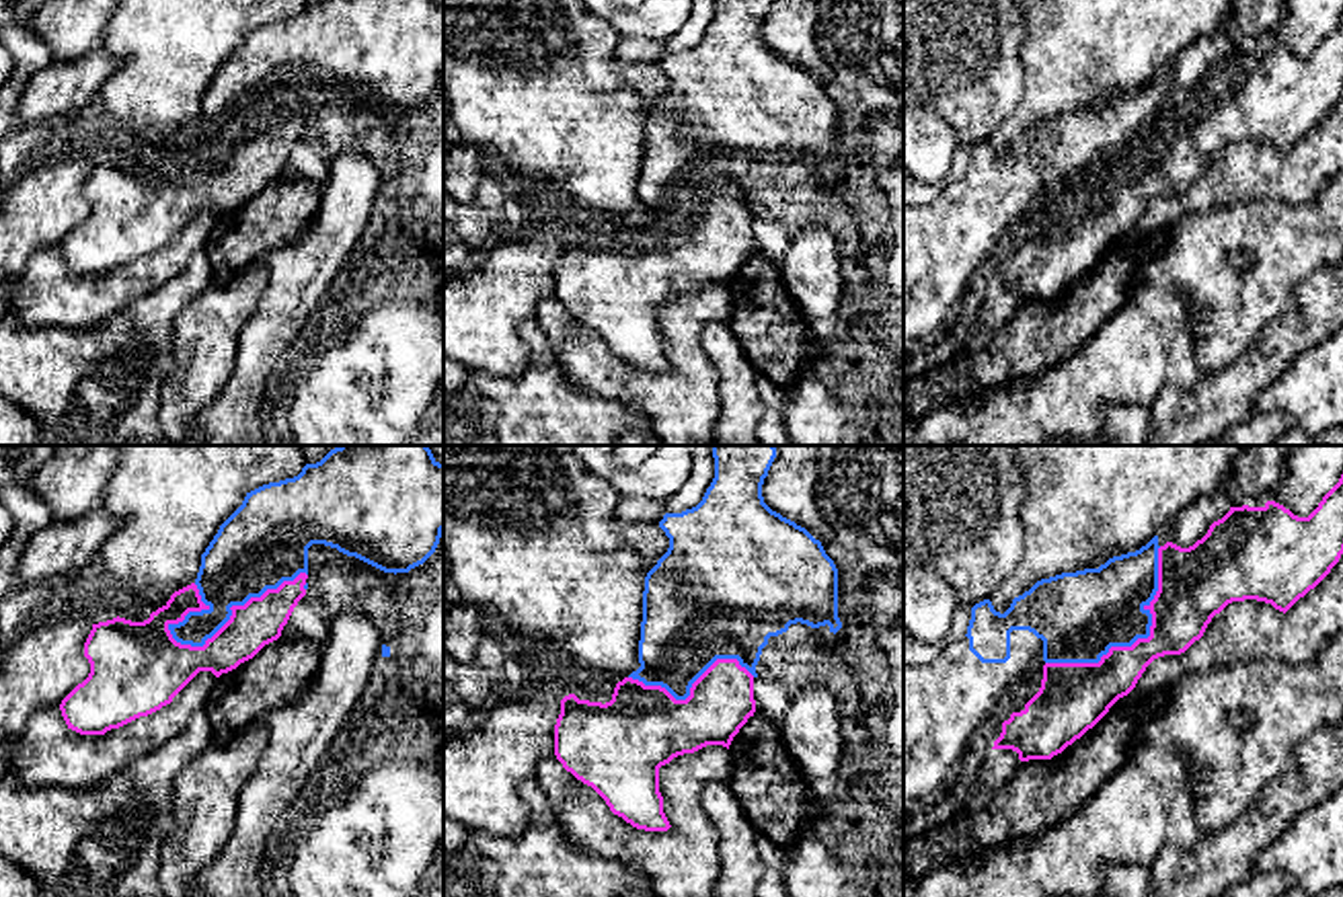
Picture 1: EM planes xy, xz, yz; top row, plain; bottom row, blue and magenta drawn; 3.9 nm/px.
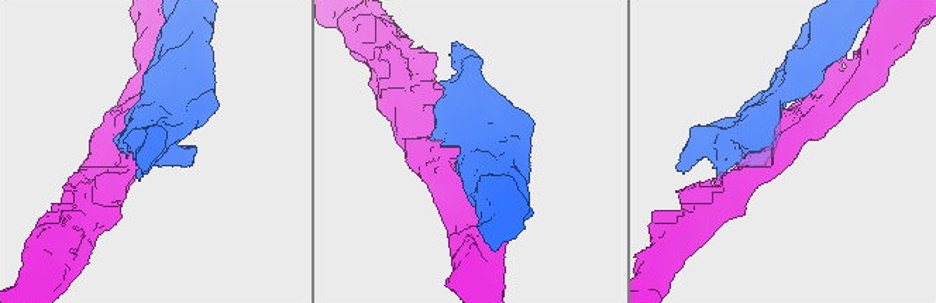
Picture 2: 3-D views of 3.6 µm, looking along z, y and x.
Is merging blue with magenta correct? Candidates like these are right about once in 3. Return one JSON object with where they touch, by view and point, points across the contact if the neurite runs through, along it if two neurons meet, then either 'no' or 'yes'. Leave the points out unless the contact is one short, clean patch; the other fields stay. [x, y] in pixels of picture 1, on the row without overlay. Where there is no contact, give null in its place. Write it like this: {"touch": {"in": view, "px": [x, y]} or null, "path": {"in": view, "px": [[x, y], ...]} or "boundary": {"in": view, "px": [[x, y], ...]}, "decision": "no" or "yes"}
{"touch": {"in": "xy", "px": [231, 146]}, "decision": "no"}

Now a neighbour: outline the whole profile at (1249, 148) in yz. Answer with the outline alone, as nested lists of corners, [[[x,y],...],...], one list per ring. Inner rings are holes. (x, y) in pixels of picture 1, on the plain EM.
[[[1343,94],[1286,154],[1257,140],[1228,144],[1185,193],[1154,199],[1127,238],[1173,230],[1195,211],[1228,207],[1236,199],[1312,205],[1337,172],[1343,172]]]

